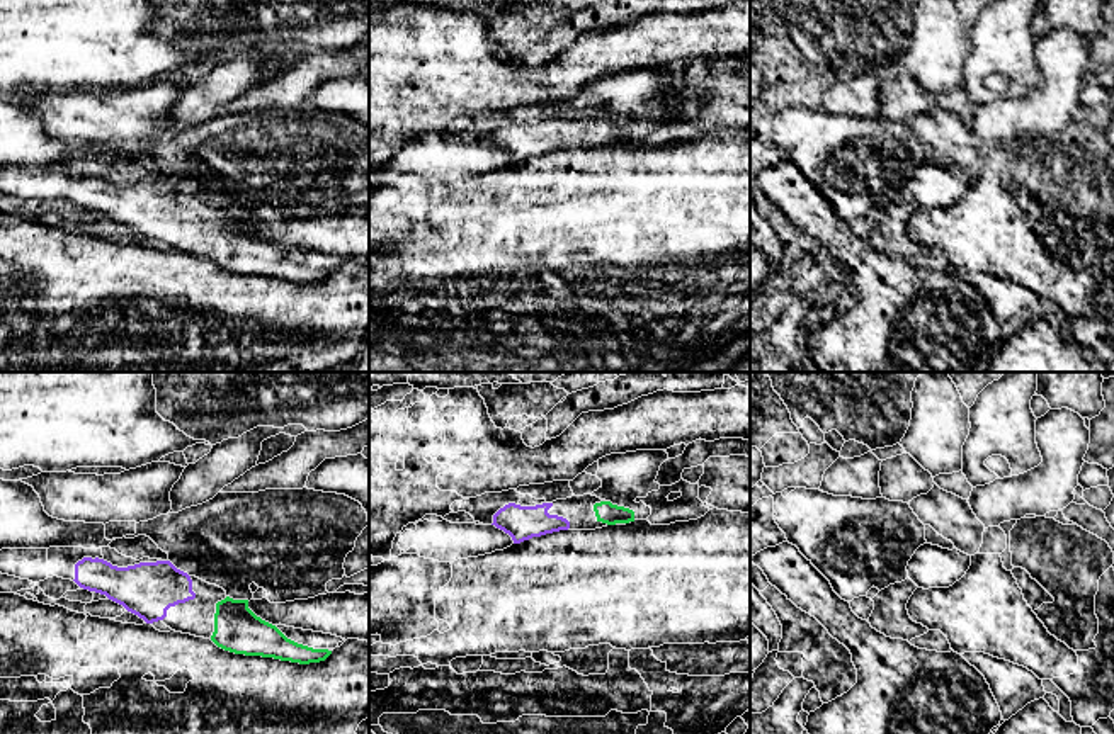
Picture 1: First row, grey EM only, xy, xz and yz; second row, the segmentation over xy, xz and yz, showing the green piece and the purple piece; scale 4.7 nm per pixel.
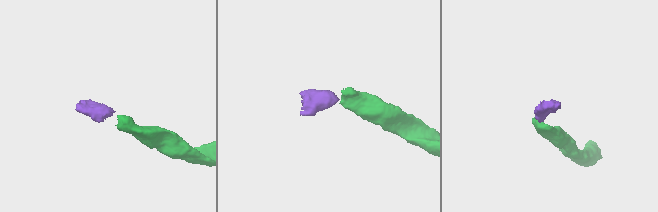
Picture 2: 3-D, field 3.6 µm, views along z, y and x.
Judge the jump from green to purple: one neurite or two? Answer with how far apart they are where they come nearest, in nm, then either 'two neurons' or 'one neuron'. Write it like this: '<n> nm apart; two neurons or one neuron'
110 nm apart; one neuron

